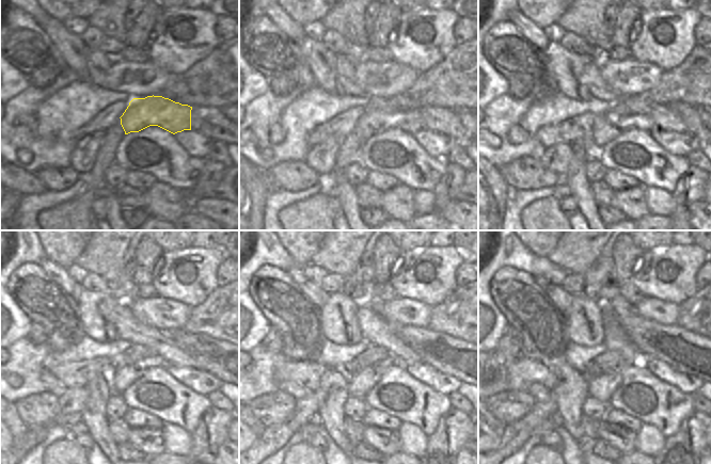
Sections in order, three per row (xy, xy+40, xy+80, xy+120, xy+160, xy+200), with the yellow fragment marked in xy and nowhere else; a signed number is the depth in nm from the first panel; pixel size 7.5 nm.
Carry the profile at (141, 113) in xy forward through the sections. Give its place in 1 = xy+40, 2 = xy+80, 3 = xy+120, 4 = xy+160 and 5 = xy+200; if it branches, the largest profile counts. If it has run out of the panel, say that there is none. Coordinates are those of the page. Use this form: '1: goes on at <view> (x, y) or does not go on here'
1: goes on at xy+40 (372, 123)
2: goes on at xy+80 (606, 129)
3: goes on at xy+120 (123, 378)
4: goes on at xy+160 (360, 384)
5: goes on at xy+200 (601, 387)

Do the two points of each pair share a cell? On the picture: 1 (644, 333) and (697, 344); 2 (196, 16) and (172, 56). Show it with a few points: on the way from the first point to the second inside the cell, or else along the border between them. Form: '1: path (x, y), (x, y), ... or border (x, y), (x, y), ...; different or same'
1: path (657, 333), (680, 333), (684, 337); same
2: path (198, 28), (191, 45), (184, 48); same

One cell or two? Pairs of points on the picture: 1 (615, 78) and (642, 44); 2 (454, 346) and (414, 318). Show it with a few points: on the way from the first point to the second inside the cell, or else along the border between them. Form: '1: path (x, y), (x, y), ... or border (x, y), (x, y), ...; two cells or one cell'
1: border (633, 59), (648, 61), (658, 66); two cells
2: border (399, 325), (427, 326); two cells

